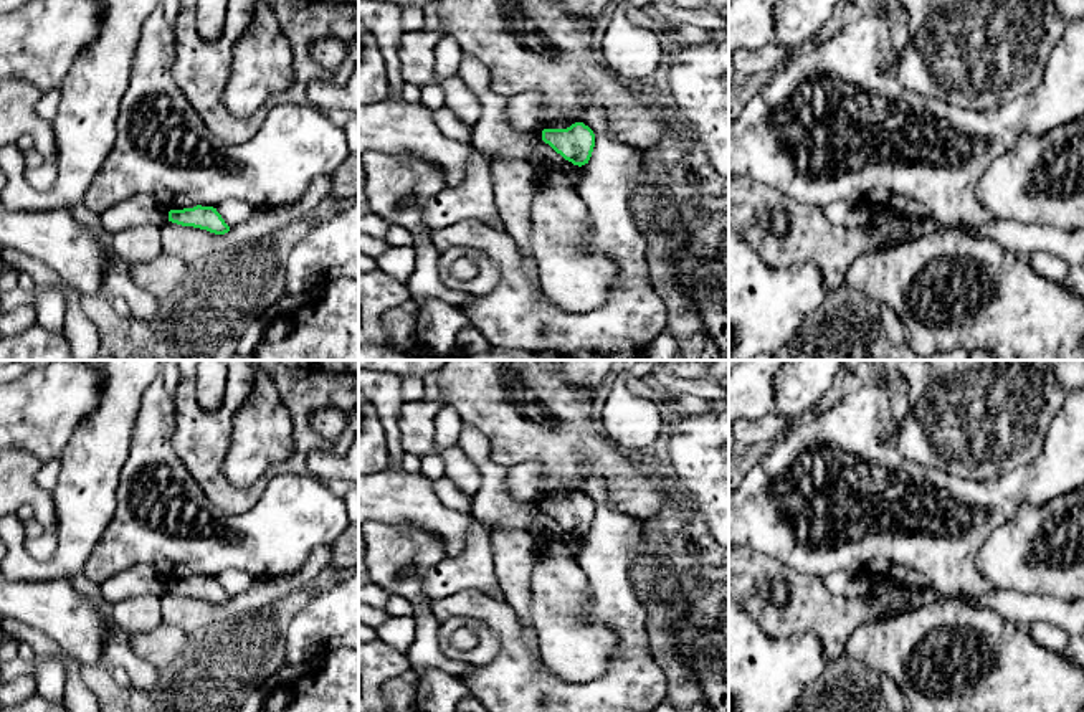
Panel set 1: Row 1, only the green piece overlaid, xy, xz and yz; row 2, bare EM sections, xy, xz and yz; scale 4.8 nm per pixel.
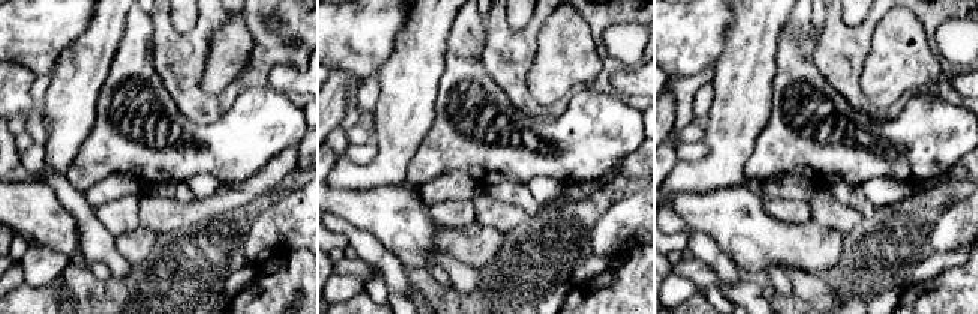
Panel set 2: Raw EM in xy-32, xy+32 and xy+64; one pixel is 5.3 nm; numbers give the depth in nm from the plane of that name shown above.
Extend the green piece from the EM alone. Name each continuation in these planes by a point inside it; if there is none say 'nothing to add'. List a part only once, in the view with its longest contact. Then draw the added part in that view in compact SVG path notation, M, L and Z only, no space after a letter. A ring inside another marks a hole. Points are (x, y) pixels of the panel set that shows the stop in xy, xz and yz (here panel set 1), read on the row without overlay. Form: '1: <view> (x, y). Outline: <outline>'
nothing to add

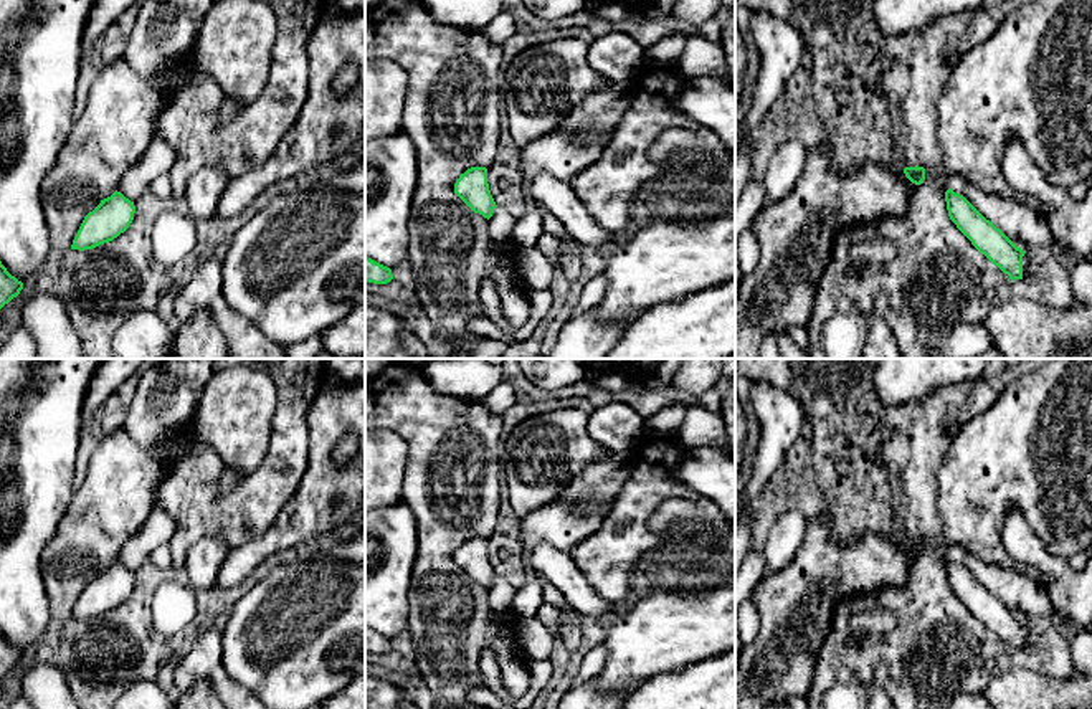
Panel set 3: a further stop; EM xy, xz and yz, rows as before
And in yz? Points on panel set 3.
1: yz (1028, 638). Outline: M1024 623L1024 626L1023 626L1023 650L1031 650L1031 648L1034 648L1034 635Z

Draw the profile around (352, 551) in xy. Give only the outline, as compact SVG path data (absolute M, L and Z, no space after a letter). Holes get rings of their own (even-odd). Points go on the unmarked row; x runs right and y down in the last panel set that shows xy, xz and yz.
M365 521L350 540L334 547L325 557L365 567Z

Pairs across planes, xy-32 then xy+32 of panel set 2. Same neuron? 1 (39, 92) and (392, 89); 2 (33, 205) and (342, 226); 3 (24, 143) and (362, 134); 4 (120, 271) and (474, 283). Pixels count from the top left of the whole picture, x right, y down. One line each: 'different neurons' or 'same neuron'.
1: different neurons
2: different neurons
3: same neuron
4: same neuron

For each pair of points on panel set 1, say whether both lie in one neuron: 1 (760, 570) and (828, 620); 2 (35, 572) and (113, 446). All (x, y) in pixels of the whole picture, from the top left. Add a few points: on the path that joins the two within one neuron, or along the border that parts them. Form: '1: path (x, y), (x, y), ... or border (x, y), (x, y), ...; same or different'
1: path (779, 575), (787, 575), (810, 602); same
2: path (70, 549), (78, 532), (88, 481); same

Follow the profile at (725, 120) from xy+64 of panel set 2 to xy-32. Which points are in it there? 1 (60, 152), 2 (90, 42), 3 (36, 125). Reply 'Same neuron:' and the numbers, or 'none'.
Same neuron: 1, 2

